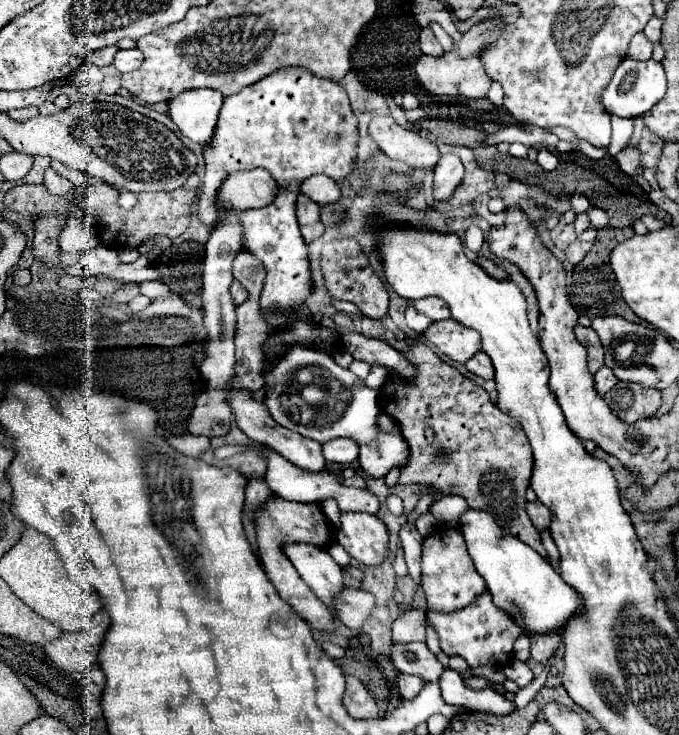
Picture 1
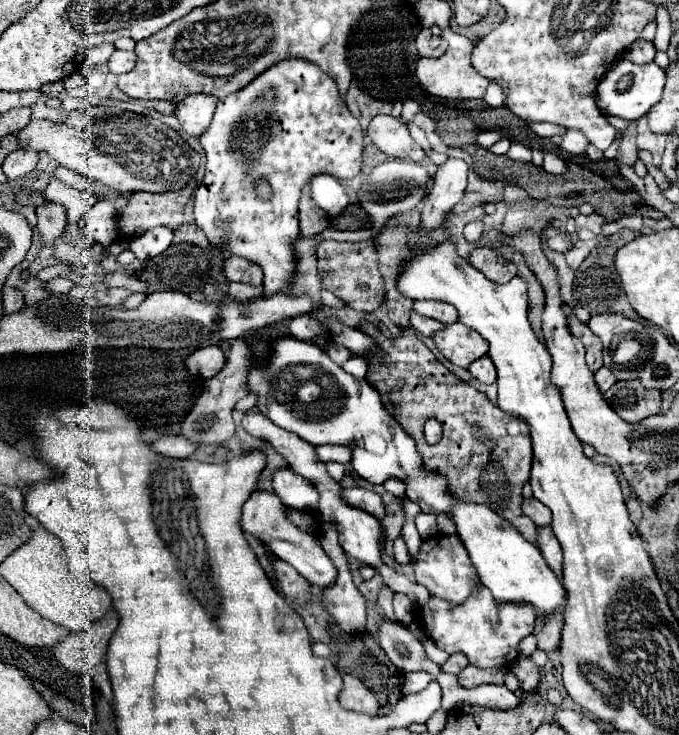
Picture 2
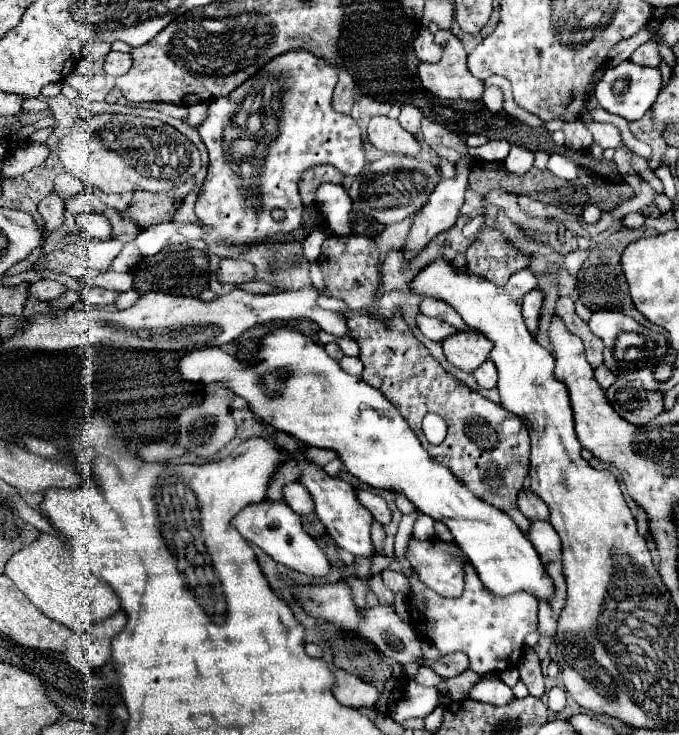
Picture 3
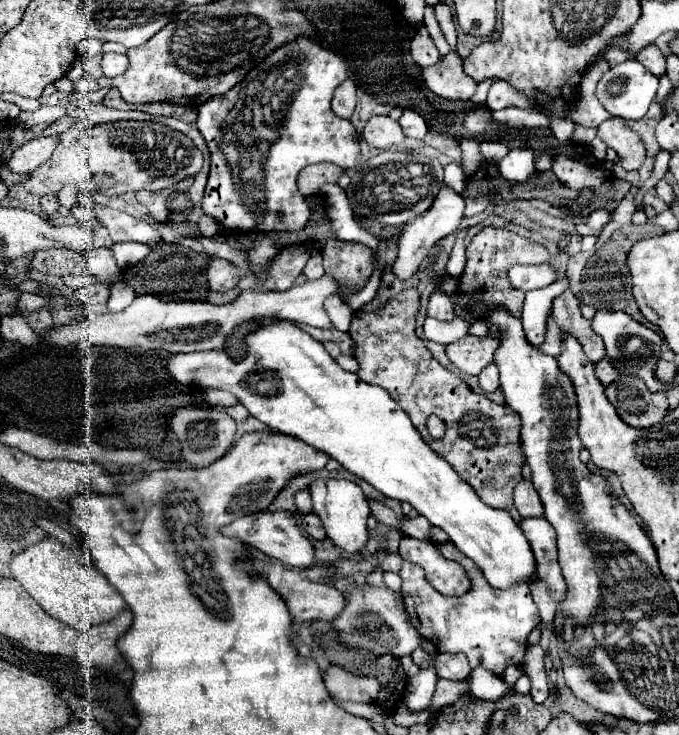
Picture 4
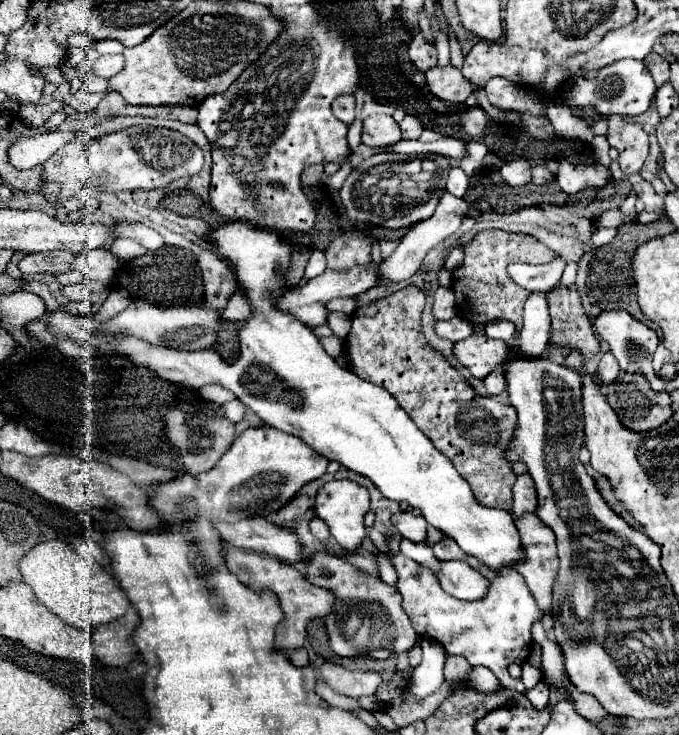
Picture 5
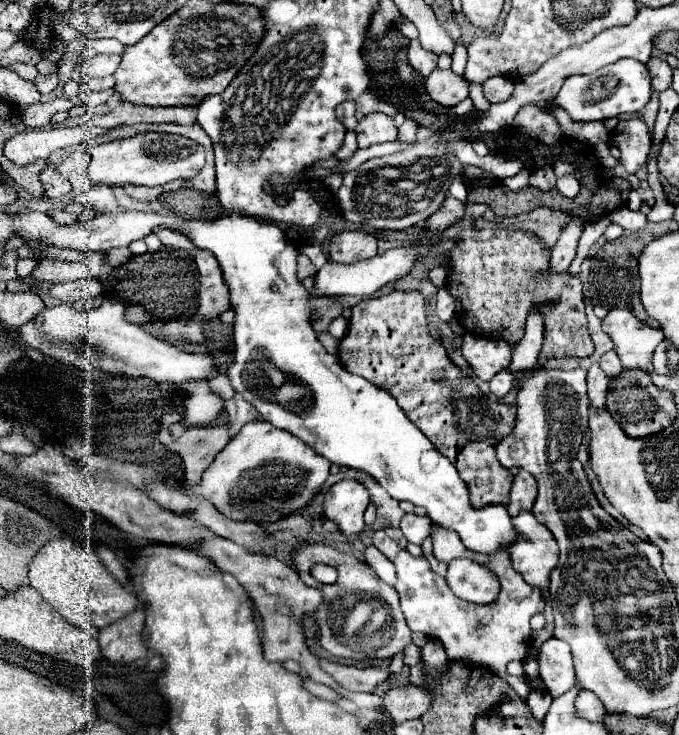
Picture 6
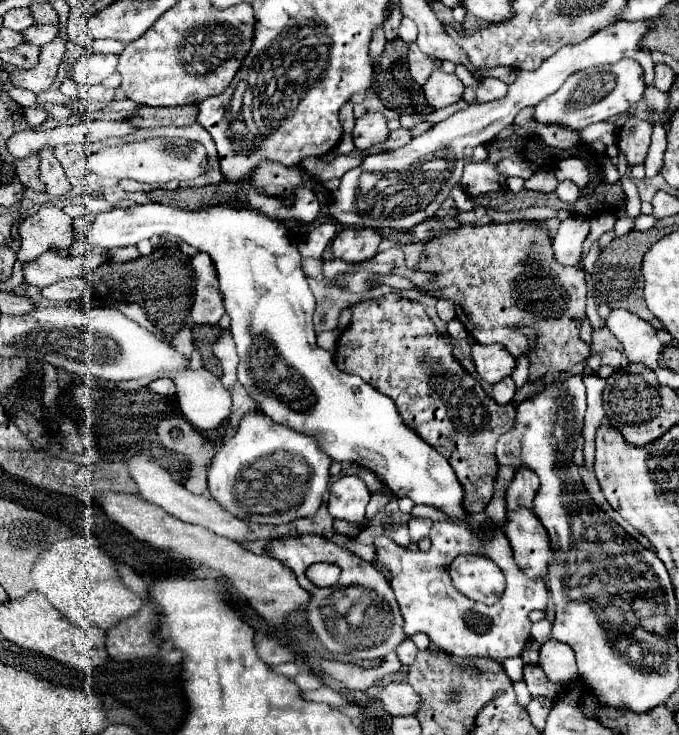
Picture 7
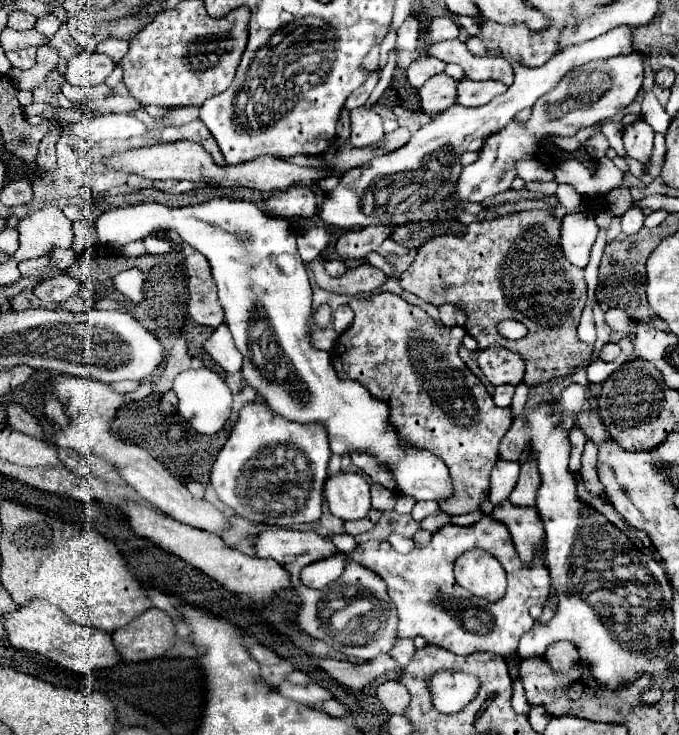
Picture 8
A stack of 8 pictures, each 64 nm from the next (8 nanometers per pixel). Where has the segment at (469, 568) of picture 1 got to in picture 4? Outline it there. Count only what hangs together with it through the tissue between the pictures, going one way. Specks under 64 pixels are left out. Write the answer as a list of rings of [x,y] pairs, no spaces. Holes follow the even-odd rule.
[[[404,536],[400,540],[400,556],[422,566],[432,586],[444,596],[462,596],[472,586],[466,570],[458,562],[442,558],[438,544],[430,540]]]

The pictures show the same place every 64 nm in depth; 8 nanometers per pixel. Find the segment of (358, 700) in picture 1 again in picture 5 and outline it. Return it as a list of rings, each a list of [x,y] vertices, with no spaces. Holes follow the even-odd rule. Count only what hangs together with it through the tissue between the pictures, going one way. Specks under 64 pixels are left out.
[[[324,662],[320,668],[320,674],[326,684],[330,684],[338,694],[346,694],[352,698],[360,696],[374,696],[378,686],[382,684],[382,678],[374,670],[346,670],[338,664]]]

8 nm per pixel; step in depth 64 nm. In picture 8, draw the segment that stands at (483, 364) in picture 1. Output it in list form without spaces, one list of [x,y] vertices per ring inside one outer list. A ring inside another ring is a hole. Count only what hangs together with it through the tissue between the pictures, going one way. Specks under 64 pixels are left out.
[[[502,384],[502,386],[498,386],[496,392],[494,392],[494,404],[500,406],[500,408],[506,408],[506,406],[510,406],[512,396],[514,396],[514,386]]]

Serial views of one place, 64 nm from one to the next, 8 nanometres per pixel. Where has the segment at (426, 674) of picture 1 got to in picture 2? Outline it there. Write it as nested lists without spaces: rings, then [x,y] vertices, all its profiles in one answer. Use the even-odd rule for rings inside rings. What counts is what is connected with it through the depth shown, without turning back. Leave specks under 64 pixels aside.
[[[384,618],[384,622],[378,628],[378,638],[380,638],[380,646],[386,652],[386,656],[400,670],[404,672],[426,670],[432,676],[440,674],[440,666],[428,660],[420,640],[398,620]]]

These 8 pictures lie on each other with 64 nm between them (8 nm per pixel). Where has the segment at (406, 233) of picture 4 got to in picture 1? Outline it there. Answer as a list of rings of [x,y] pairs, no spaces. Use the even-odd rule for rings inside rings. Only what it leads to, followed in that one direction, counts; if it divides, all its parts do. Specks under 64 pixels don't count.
[[[456,154],[440,156],[436,168],[434,168],[434,200],[442,202],[452,198],[454,190],[462,184],[464,178],[464,166]]]

